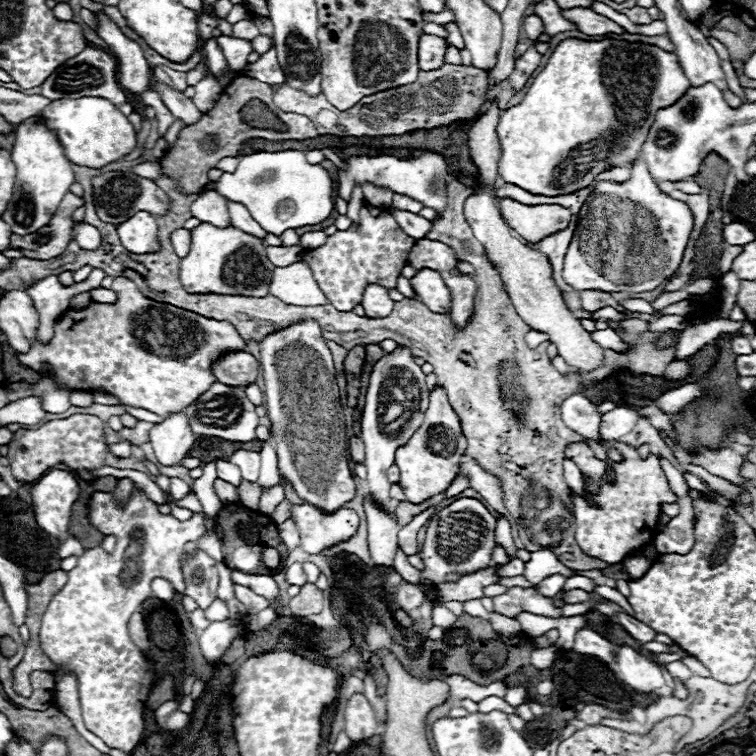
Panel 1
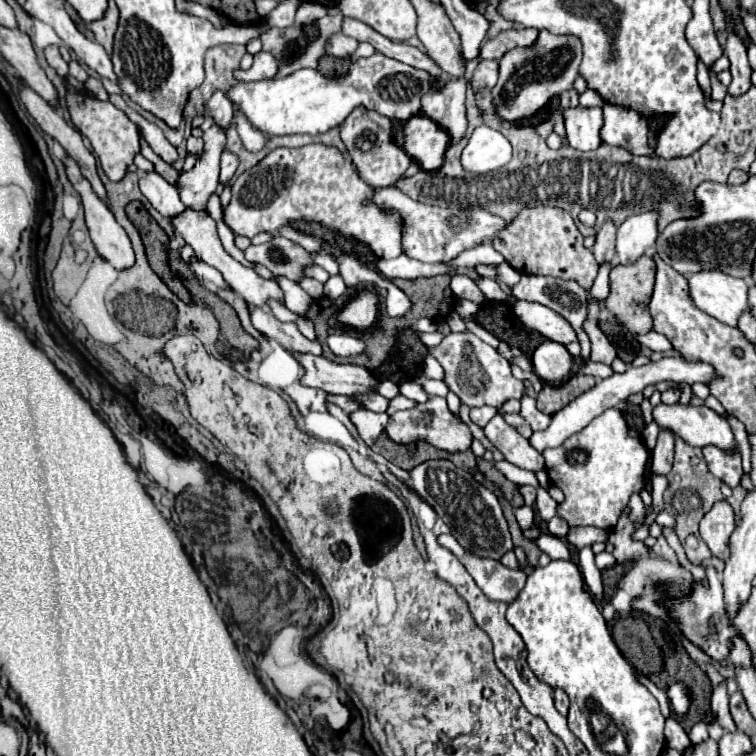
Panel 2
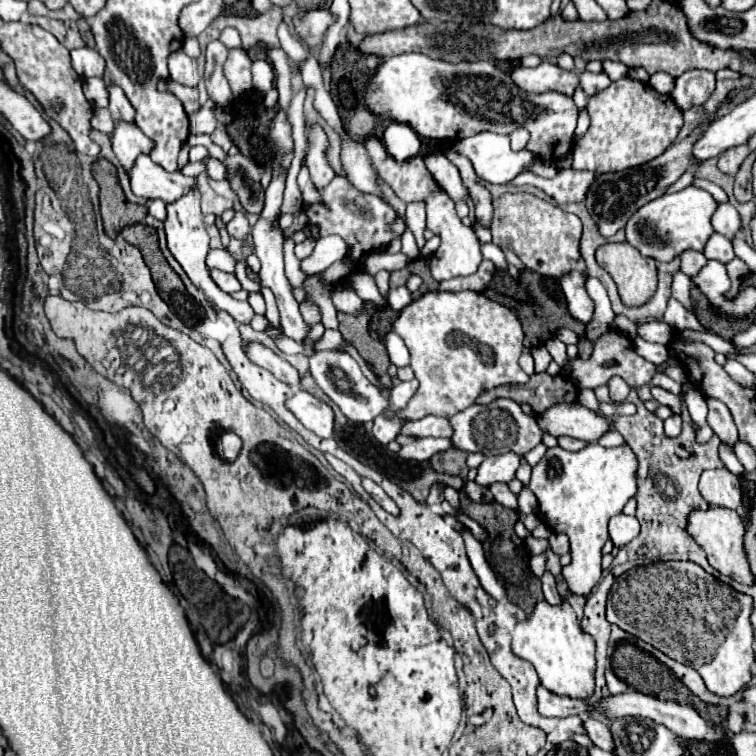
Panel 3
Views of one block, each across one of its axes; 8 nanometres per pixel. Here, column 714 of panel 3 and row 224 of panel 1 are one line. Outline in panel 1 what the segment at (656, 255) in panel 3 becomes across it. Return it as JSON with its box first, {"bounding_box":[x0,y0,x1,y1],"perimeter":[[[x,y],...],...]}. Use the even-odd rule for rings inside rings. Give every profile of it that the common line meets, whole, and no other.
{"bounding_box":[180,224,274,296],"perimeter":[[[200,224],[192,230],[190,254],[180,262],[180,282],[188,294],[230,294],[230,296],[268,296],[274,264],[266,256],[266,244],[234,226],[214,228]]]}

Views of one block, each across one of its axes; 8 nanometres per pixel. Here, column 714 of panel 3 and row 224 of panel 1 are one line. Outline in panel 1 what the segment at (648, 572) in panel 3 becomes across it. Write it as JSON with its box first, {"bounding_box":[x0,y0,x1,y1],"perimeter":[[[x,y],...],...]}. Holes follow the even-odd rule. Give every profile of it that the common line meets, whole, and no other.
{"bounding_box":[562,158,694,292],"perimeter":[[[642,158],[634,166],[630,166],[630,172],[632,178],[624,184],[598,182],[596,190],[584,202],[574,238],[564,258],[562,276],[570,286],[604,292],[644,292],[664,284],[678,270],[690,232],[694,228],[694,214],[684,202],[672,200],[668,194],[662,194],[658,190]]]}

